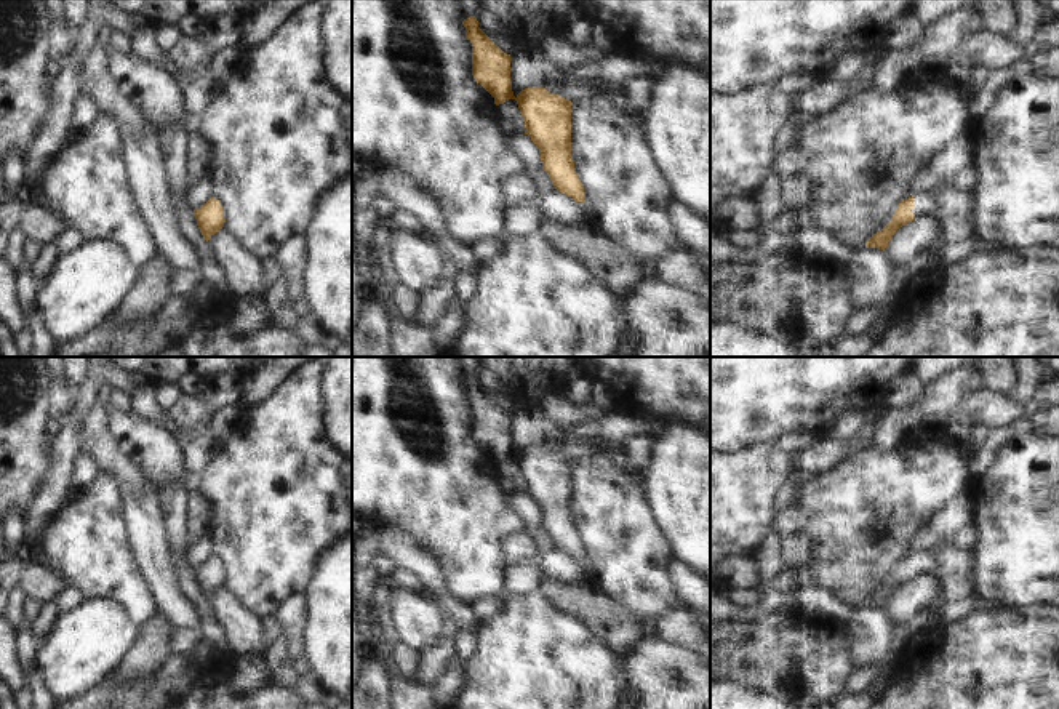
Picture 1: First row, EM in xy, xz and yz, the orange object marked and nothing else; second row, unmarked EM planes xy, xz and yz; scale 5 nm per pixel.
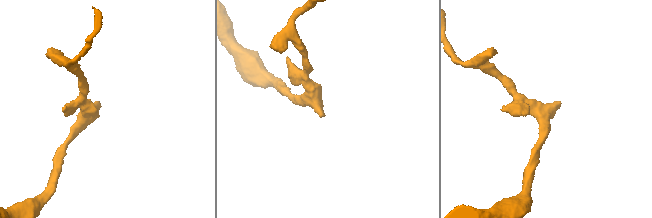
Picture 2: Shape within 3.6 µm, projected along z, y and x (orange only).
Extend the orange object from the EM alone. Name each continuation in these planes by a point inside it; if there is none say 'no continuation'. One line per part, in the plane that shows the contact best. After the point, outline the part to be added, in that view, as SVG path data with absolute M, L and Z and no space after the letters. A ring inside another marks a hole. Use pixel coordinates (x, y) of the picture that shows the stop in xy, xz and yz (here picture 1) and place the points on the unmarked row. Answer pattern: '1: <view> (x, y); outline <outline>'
1: yz (925, 560); outline M934 547L913 552L915 567L912 568L913 578L921 575L936 576L937 571L937 560L934 554Z

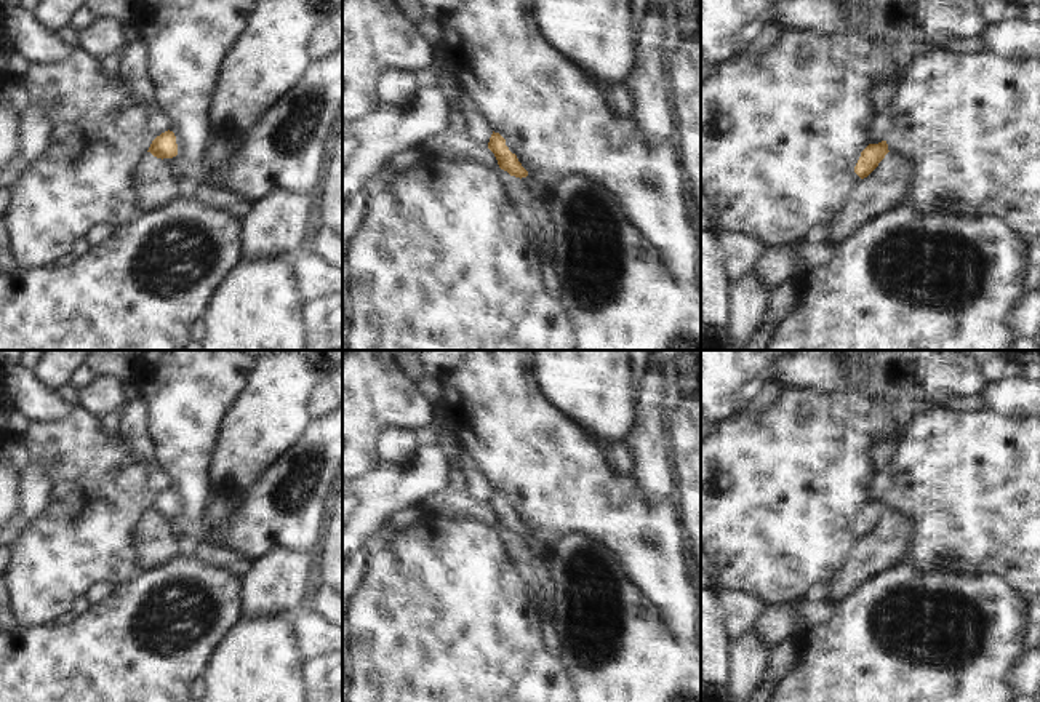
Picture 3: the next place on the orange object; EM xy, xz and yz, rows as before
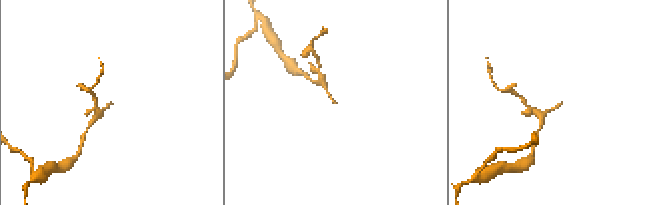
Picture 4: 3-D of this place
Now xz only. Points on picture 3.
1: xz (541, 549); outline M530 534L522 536L522 540L523 545L528 547L542 561L546 561L552 552L552 547L547 542L531 537Z

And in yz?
no continuation

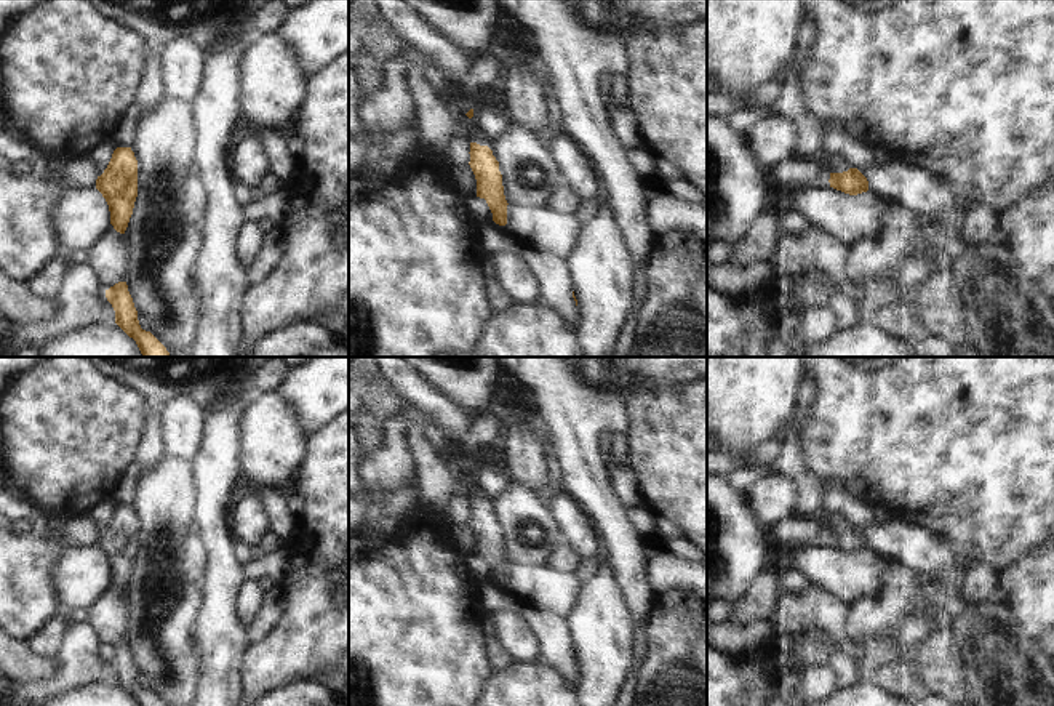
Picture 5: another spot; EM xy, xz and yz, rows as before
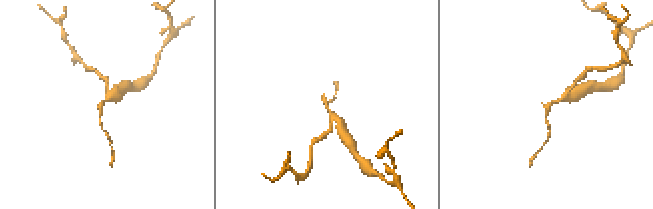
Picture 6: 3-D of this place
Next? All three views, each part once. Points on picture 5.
1: yz (797, 532); outline M796 514L795 517L773 527L779 541L787 546L787 551L796 551L803 546L830 546L830 532L825 528L820 515L803 517Z

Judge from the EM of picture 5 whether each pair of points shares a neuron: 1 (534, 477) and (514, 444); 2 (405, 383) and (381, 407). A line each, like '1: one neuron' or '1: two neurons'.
1: one neuron
2: two neurons

